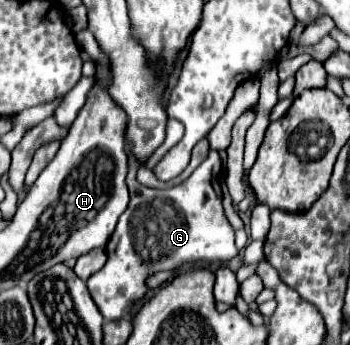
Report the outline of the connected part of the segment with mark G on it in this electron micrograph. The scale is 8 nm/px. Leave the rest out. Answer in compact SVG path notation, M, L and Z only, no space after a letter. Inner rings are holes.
M129 143L125 145L125 151L129 157L127 185L131 191L131 203L119 217L117 227L107 243L109 259L105 267L91 275L87 281L93 301L107 321L127 317L131 313L133 301L143 299L147 287L149 291L157 289L161 283L173 277L169 269L181 267L191 261L209 261L219 265L237 255L237 247L233 245L233 227L229 225L221 205L222 161L215 149L209 151L207 159L193 171L189 179L163 191L149 189L135 179L135 155L131 153ZM145 279L149 285L145 285Z

